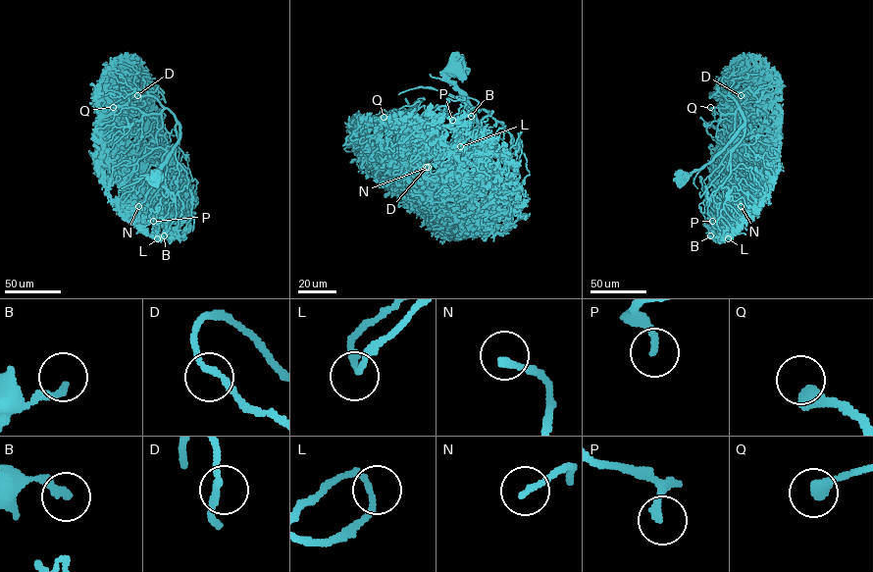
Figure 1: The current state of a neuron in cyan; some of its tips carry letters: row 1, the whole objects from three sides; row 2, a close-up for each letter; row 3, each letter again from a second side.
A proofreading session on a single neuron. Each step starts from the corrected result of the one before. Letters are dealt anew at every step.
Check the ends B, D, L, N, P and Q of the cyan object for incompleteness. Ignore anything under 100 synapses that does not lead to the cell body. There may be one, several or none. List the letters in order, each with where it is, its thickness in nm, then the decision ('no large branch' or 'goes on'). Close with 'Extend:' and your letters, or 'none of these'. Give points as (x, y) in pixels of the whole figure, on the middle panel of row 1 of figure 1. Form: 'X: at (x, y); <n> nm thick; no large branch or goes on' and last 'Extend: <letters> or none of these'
B: at (471, 116); 260 nm thick; no large branch
D: at (426, 167); 170 nm thick; no large branch
L: at (460, 146); 180 nm thick; no large branch
N: at (428, 167); 200 nm thick; goes on
P: at (452, 120); 200 nm thick; goes on
Q: at (384, 117); 400 nm thick; goes on
Extend: N, P, Q

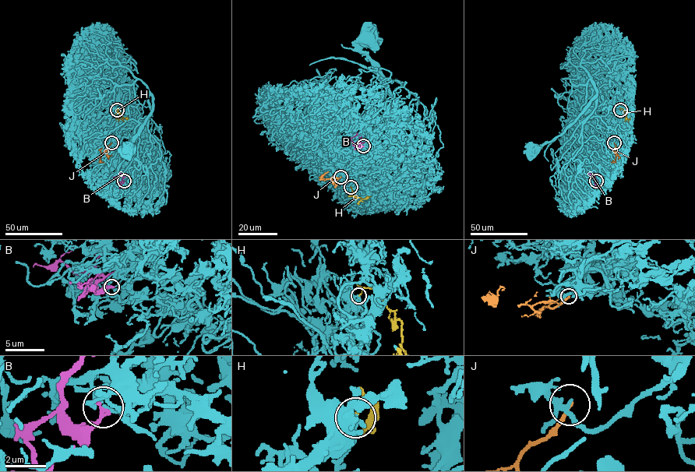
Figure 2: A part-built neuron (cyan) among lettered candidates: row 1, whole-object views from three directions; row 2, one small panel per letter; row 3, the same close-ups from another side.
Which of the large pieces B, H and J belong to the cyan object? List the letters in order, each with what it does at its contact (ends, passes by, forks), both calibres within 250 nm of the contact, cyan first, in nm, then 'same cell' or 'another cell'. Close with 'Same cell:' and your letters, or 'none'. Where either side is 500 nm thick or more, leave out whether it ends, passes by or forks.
B: it ends; calibres 110 and 240 nm; another cell
H: it ends; calibres 280 and 130 nm; another cell
J: it ends; calibres 240 and 170 nm; another cell
Same cell: none

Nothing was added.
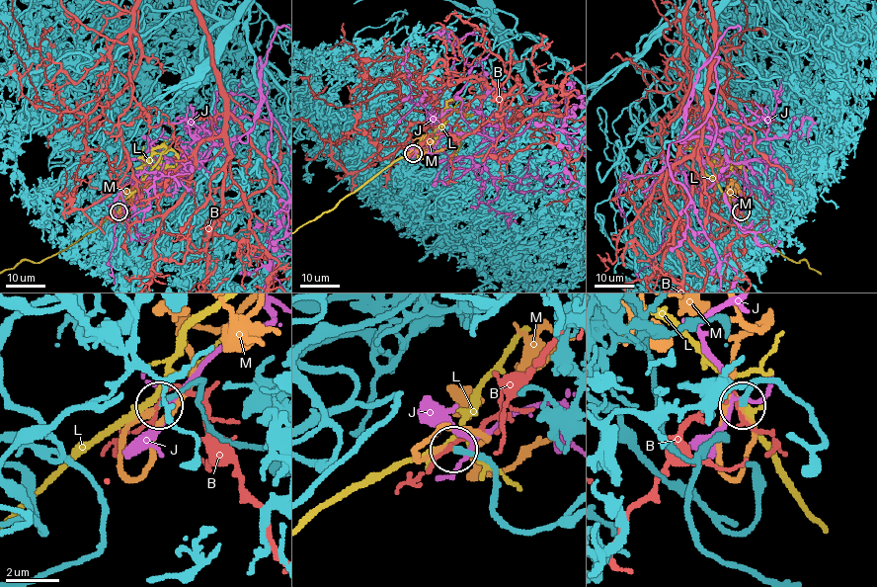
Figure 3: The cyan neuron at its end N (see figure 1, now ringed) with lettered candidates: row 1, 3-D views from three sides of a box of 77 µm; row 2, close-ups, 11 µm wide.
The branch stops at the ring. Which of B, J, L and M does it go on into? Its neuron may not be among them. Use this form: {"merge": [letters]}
{"merge": ["M"]}

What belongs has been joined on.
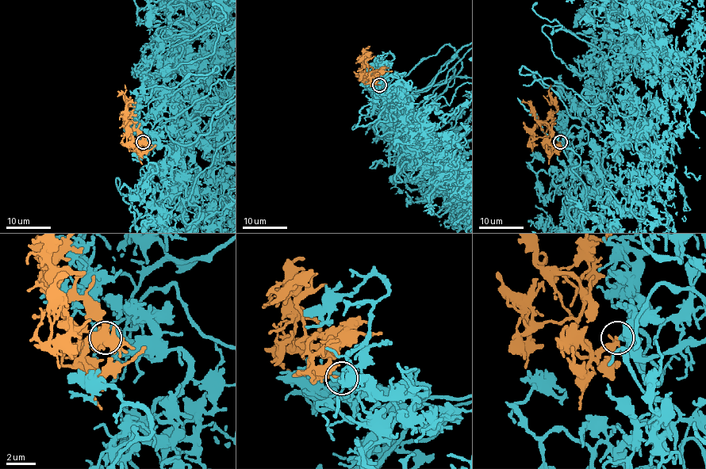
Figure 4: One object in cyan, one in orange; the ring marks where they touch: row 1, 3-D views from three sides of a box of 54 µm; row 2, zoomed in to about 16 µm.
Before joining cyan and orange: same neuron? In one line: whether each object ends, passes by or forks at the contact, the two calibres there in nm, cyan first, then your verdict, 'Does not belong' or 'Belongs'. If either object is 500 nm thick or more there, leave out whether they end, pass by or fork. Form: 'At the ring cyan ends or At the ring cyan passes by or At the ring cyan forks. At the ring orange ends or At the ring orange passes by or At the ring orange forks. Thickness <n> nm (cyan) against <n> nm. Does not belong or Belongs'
At the ring cyan forks. At the ring orange ends. Thickness 220 nm (cyan) against 170 nm. Belongs

